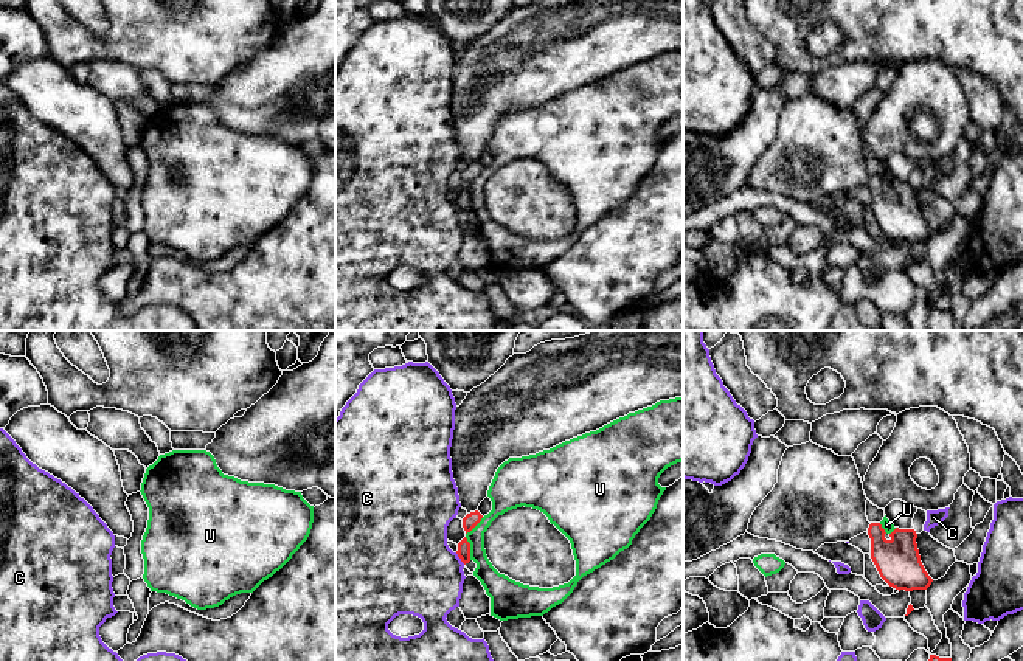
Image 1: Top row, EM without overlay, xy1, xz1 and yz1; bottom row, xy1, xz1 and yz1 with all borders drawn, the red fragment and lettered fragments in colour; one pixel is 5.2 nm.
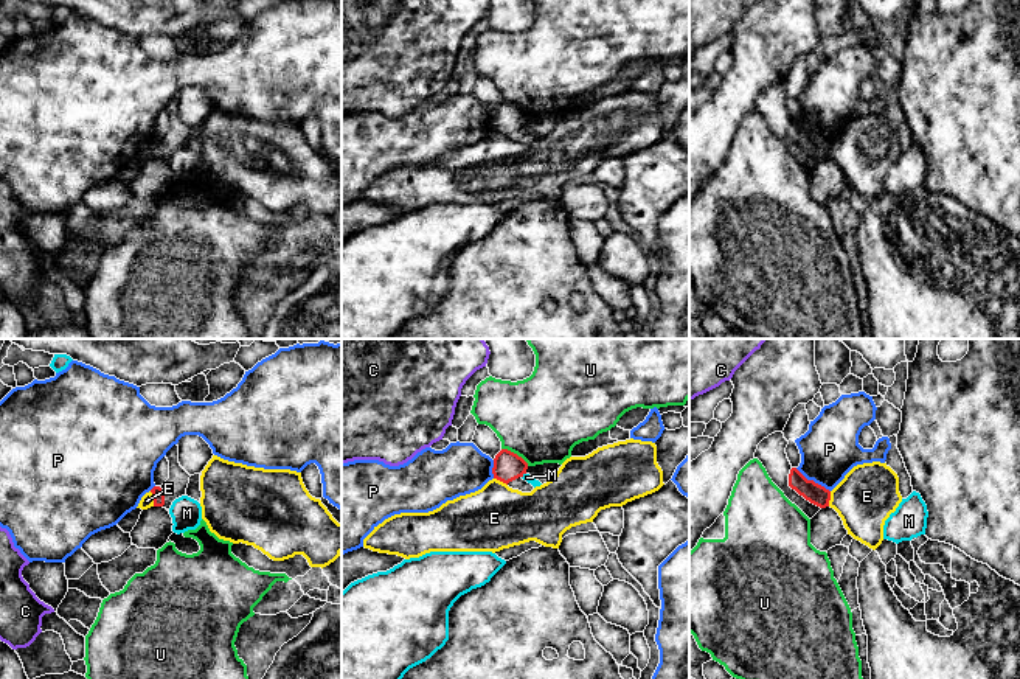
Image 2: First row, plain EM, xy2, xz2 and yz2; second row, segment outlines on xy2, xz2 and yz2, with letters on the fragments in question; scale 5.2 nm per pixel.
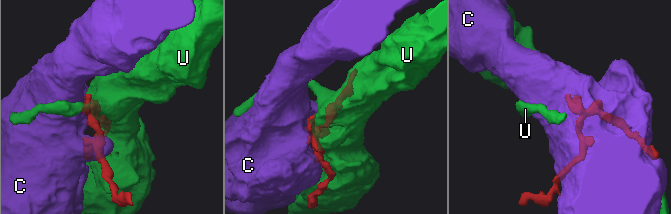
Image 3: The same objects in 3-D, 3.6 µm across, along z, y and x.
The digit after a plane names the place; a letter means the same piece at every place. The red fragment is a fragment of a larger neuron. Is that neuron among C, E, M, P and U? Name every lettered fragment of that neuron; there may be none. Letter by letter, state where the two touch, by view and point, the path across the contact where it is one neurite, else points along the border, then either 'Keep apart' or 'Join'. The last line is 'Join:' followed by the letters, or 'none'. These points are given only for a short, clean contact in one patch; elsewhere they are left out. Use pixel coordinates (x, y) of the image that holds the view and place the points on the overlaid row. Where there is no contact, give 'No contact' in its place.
C: Touches red at xz1 (460, 557). Keep apart
E: Touches red at xy2 (152, 497). Boundary: xy2 (149, 491), (154, 505). Keep apart
M: Touches red at xz2 (522, 476). Boundary: xz2 (525, 473), (522, 477). Keep apart
P: Touches red at yz2 (812, 480). Boundary: yz2 (795, 468), (829, 491). Keep apart
U: Touches red at xz2 (516, 454). Keep apart
Join: none

